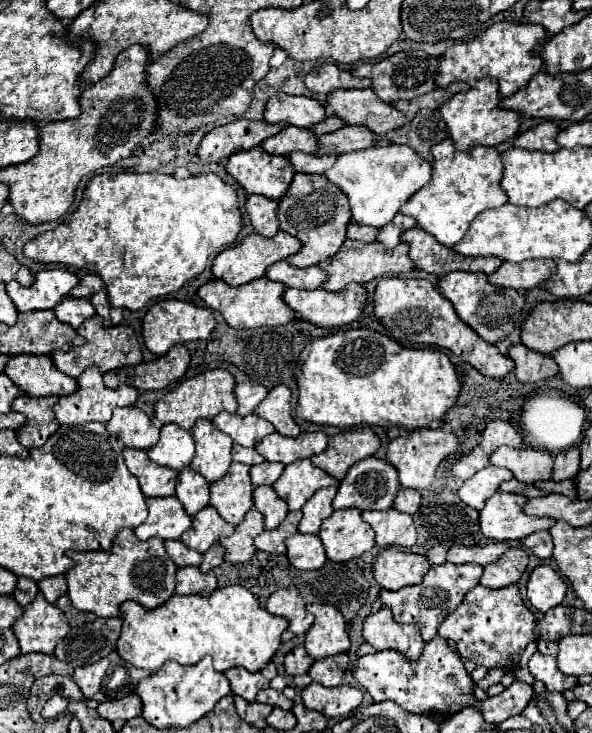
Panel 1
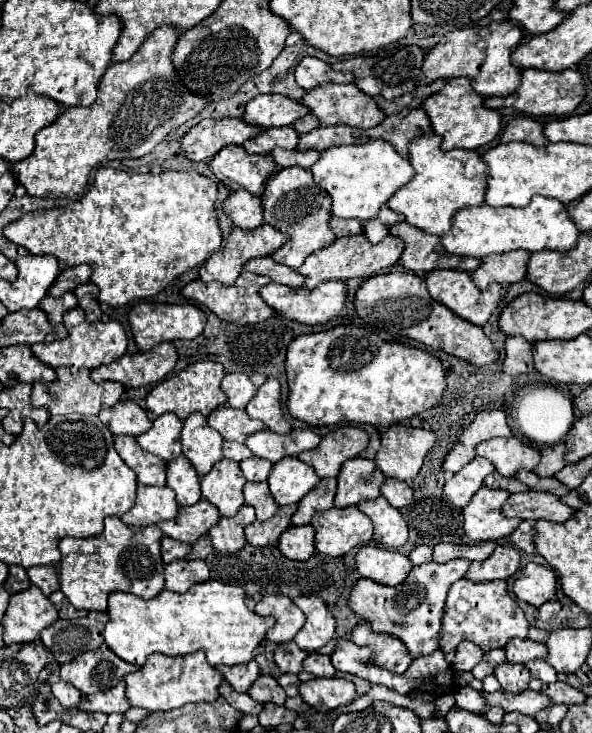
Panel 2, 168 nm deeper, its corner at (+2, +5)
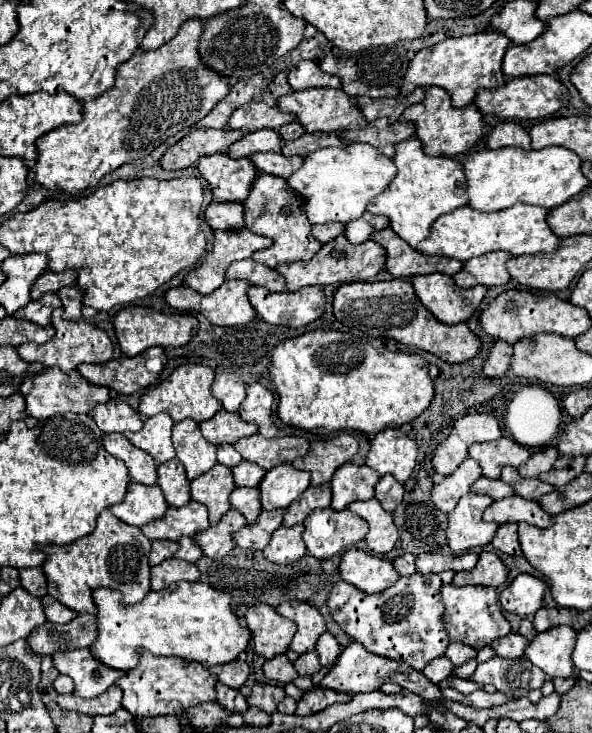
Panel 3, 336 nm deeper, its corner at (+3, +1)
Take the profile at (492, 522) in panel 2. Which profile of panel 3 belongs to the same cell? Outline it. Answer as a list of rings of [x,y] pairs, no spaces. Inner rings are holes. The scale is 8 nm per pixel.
[[[465,494],[453,512],[447,514],[447,544],[453,552],[467,552],[489,544],[499,524],[483,522],[481,516],[493,500],[481,494]]]

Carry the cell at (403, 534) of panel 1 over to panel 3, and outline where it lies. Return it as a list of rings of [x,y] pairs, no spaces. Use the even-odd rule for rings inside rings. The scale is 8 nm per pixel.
[[[375,498],[353,502],[353,504],[349,504],[349,510],[353,510],[357,516],[361,516],[369,524],[365,542],[371,552],[387,554],[393,550],[393,546],[399,538],[397,526],[393,524],[393,516],[387,514]]]

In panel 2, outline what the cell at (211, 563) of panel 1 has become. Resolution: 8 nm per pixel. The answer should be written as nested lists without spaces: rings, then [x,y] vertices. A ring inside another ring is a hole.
[[[202,536],[202,540],[198,540],[194,546],[192,546],[192,552],[188,556],[188,560],[206,560],[208,554],[212,554],[214,548],[212,548],[212,542],[208,536]]]

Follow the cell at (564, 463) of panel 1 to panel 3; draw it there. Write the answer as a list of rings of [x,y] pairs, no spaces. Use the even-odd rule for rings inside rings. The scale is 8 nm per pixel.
[[[549,446],[549,448],[545,448],[545,450],[533,452],[533,454],[529,456],[529,460],[527,460],[525,464],[521,464],[517,470],[519,470],[519,474],[521,474],[523,478],[537,478],[541,472],[547,472],[547,470],[553,468],[553,462],[557,460],[557,456],[559,456],[557,448]]]

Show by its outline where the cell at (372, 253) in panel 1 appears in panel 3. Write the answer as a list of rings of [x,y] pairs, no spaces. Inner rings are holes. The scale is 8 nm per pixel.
[[[341,234],[335,240],[325,242],[311,260],[279,264],[277,272],[285,278],[287,290],[295,292],[303,286],[329,286],[329,284],[343,284],[343,282],[357,282],[357,280],[375,280],[375,276],[383,270],[383,266],[385,266],[385,248],[381,248],[381,244],[373,240],[351,244]]]

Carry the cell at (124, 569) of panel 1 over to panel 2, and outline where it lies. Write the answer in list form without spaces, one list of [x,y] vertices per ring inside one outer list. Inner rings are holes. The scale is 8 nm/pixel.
[[[110,516],[104,520],[106,528],[96,538],[64,538],[60,542],[62,560],[58,564],[60,574],[60,590],[66,594],[74,608],[84,610],[106,610],[106,602],[110,592],[130,592],[140,598],[154,598],[164,590],[164,562],[160,554],[160,540],[162,530],[158,526],[150,528],[130,528],[118,516]]]

